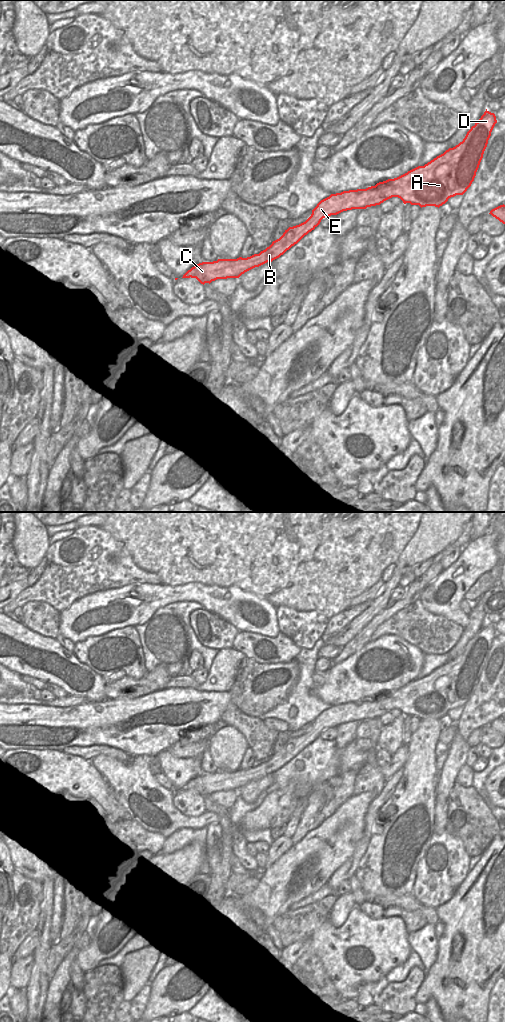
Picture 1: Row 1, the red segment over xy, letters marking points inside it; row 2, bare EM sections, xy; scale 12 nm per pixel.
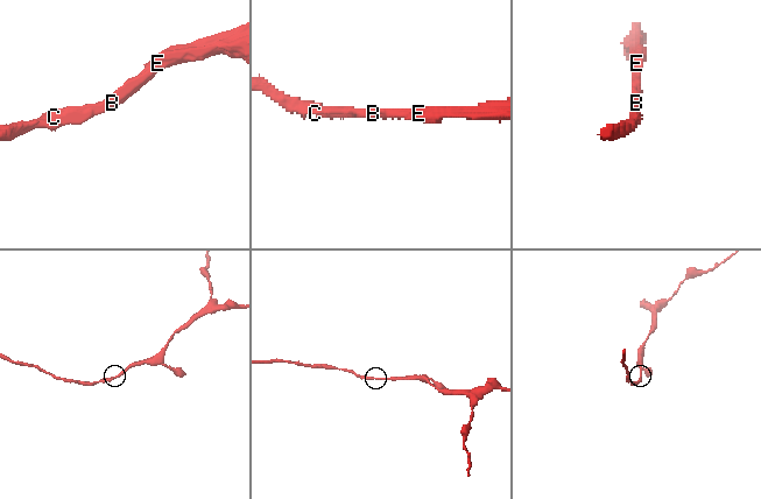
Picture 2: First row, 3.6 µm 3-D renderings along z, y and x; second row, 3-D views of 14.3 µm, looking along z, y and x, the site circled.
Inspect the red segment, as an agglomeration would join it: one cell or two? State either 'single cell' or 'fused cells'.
single cell

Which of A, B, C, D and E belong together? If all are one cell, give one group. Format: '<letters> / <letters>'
A B C D E

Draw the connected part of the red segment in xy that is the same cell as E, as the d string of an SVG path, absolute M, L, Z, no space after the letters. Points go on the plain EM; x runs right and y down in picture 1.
M486 621L479 633L467 644L462 654L453 660L449 660L424 678L418 678L397 690L379 694L375 698L366 701L331 706L317 716L312 722L311 728L305 734L289 739L279 751L273 753L269 759L259 766L254 766L247 770L239 769L237 771L218 771L213 774L202 774L188 782L182 790L196 790L203 797L205 795L210 796L217 791L239 790L245 784L279 770L305 747L314 742L323 730L337 727L347 722L366 721L367 719L380 717L392 709L400 710L404 716L419 717L421 720L426 718L439 720L449 710L463 707L471 698L496 635L495 626Z

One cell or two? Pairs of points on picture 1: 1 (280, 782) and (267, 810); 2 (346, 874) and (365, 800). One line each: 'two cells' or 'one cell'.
1: two cells
2: two cells

